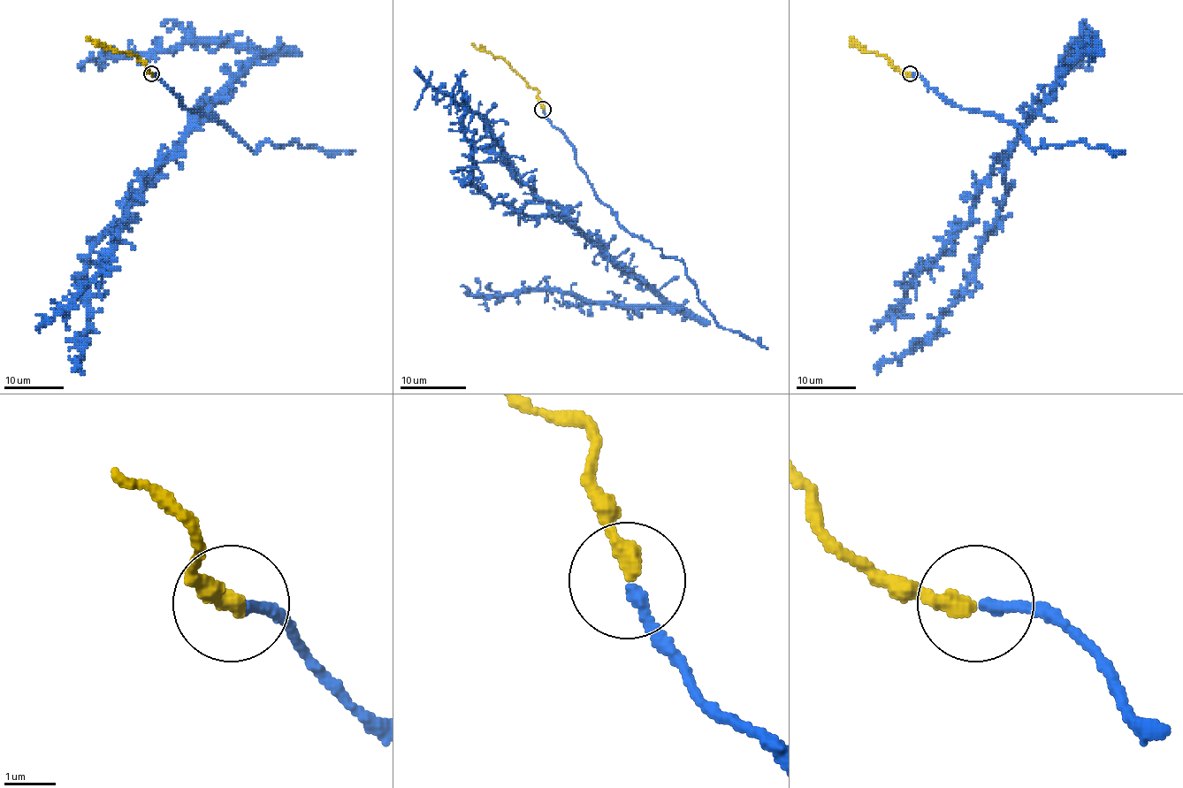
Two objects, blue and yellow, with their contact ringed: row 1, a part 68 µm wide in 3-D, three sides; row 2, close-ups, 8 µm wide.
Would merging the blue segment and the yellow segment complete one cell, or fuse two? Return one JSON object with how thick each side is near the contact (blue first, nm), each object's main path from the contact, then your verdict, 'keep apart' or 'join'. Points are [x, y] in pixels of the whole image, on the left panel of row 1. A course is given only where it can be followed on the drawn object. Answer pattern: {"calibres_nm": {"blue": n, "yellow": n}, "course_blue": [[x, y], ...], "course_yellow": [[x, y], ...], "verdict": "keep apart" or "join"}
{"calibres_nm": {"blue": 220, "yellow": 320}, "course_blue": [[151, 73], [184, 108], [220, 121], [209, 112], [190, 130], [94, 247], [87, 330], [77, 358], [83, 373]], "course_yellow": [[151, 73], [135, 55], [96, 44], [87, 38]], "verdict": "join"}

